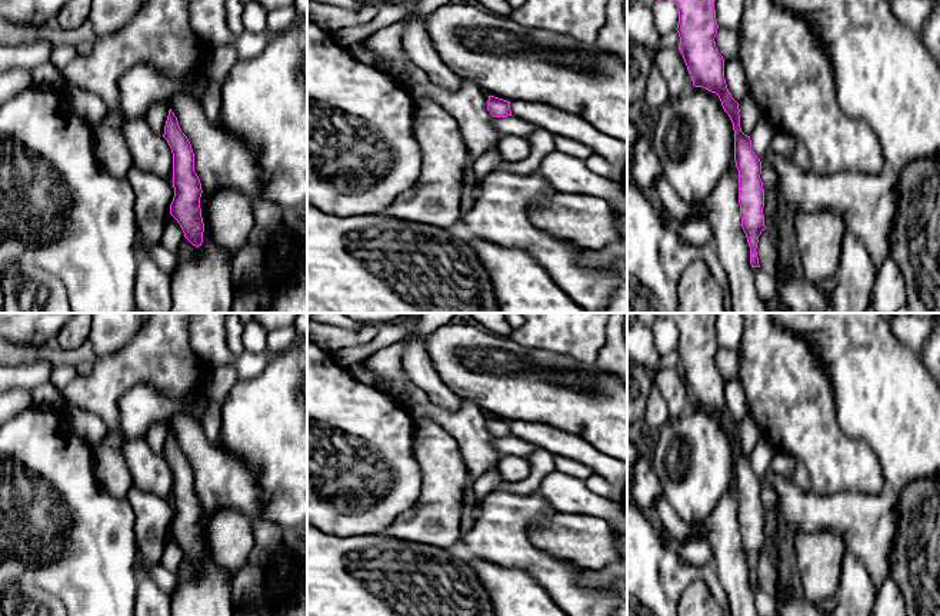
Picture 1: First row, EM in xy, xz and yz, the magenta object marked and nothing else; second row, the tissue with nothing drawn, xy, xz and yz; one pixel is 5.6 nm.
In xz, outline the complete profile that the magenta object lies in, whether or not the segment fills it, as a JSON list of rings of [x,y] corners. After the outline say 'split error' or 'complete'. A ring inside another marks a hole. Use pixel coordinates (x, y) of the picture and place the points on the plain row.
[[[489,416],[487,430],[491,433],[493,437],[511,436],[510,422],[494,417],[494,416]]]; complete

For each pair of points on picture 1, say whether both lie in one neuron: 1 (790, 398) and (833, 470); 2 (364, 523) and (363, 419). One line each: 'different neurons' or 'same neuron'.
1: same neuron
2: same neuron

